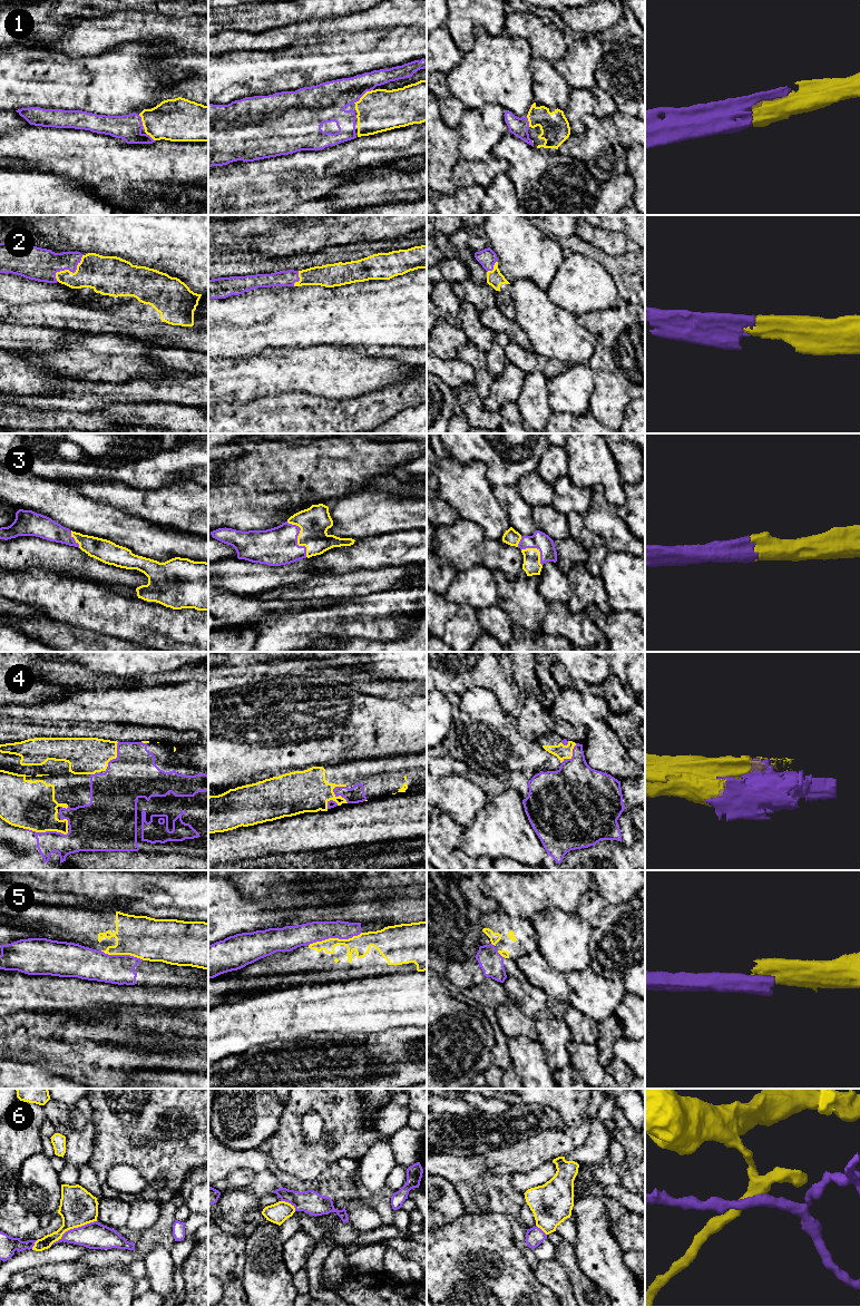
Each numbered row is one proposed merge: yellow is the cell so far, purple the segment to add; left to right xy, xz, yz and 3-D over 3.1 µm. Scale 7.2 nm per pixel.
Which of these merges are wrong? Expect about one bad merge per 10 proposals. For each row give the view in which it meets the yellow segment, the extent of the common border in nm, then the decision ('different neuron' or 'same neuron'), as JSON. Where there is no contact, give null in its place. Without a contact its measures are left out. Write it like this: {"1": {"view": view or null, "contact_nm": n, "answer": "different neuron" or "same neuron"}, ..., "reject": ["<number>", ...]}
{"1": {"view": "xz", "contact_nm": 170, "answer": "same neuron"}, "2": {"view": "xy", "contact_nm": 260, "answer": "same neuron"}, "3": {"view": "xz", "contact_nm": 300, "answer": "same neuron"}, "4": {"view": "xy", "contact_nm": 320, "answer": "same neuron"}, "5": {"view": "xz", "contact_nm": 400, "answer": "different neuron"}, "6": {"view": "xy", "contact_nm": 380, "answer": "different neuron"}, "reject": ["5", "6"]}

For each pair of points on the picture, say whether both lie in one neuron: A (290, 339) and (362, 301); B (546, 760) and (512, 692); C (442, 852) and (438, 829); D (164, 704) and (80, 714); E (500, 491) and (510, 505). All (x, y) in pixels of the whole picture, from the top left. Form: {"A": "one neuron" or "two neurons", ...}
{"A": "one neuron", "B": "two neurons", "C": "one neuron", "D": "one neuron", "E": "one neuron"}

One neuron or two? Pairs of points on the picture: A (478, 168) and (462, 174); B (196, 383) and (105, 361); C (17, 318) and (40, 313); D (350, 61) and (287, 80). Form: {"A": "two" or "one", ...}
{"A": "one", "B": "two", "C": "one", "D": "one"}

